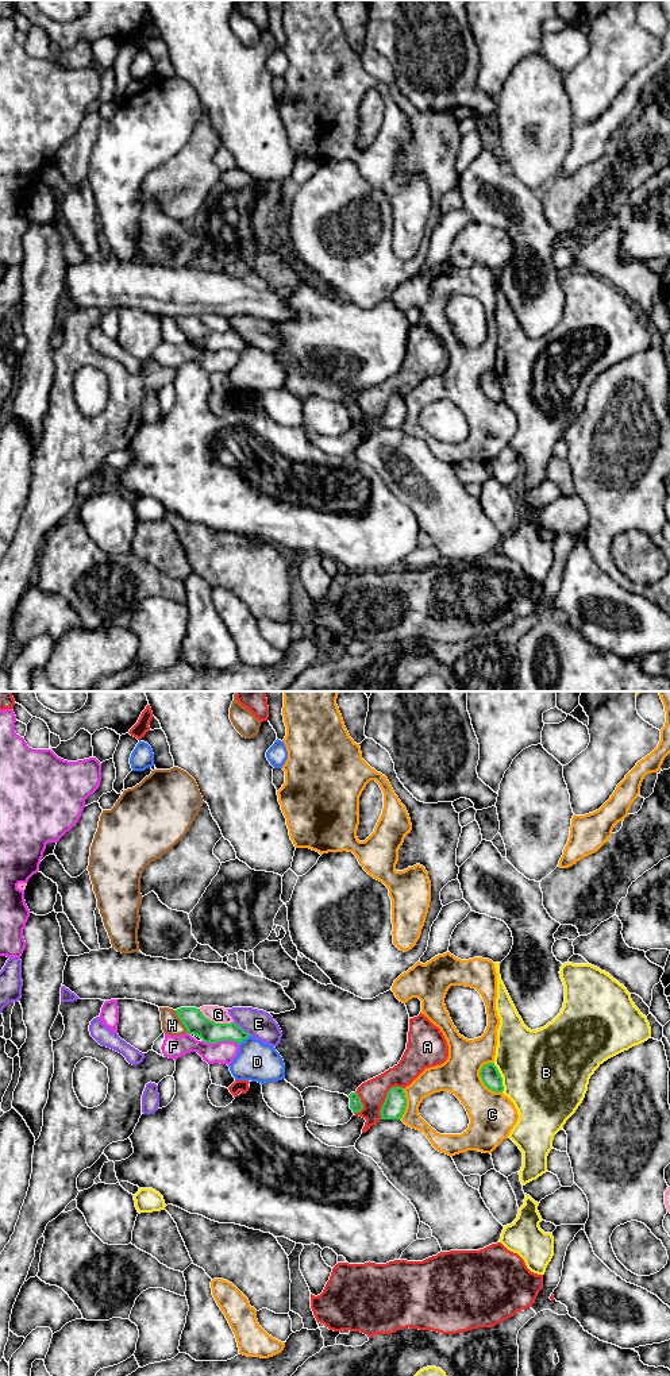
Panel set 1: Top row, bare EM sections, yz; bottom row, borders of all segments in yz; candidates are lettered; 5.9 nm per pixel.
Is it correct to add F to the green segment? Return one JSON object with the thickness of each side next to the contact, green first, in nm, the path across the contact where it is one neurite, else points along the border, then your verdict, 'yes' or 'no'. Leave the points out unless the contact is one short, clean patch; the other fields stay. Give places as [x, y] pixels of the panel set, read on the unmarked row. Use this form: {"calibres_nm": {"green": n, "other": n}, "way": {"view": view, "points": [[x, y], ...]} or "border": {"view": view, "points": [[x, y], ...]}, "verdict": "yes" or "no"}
{"calibres_nm": {"green": 130, "other": 140}, "border": {"view": "yz", "points": [[203, 349], [210, 351], [235, 350], [238, 353]]}, "verdict": "no"}

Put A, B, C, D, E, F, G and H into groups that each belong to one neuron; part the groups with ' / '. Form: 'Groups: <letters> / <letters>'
Groups: A / B / C / D / E / F / G / H

